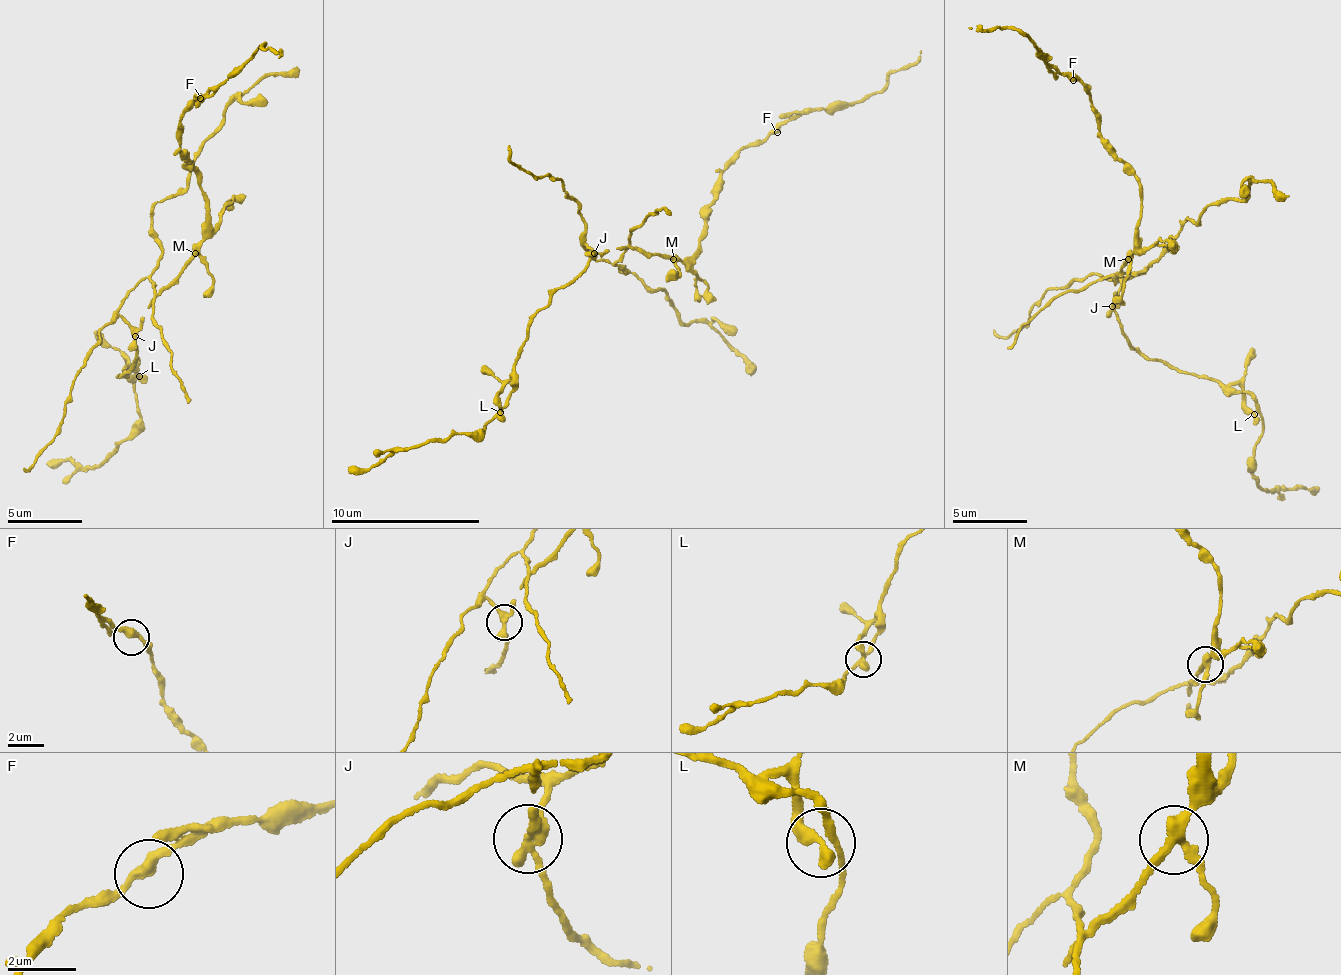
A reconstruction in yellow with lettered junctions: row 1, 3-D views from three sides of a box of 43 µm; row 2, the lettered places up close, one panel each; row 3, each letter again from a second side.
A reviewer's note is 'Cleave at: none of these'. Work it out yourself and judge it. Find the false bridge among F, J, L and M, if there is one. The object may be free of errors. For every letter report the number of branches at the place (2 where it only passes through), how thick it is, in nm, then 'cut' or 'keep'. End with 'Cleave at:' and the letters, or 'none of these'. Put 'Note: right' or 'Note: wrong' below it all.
F: branches 2; calibre 300 nm; keep
J: branches 3; calibre 300 nm; cut
L: branches 3; calibre 300 nm; keep
M: branches 3; calibre 280 nm; keep
Cleave at: J
Note: wrong

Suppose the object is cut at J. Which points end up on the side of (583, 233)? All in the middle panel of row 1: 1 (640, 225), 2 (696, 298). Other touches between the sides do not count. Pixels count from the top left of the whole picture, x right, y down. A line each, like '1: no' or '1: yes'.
1: yes
2: no

